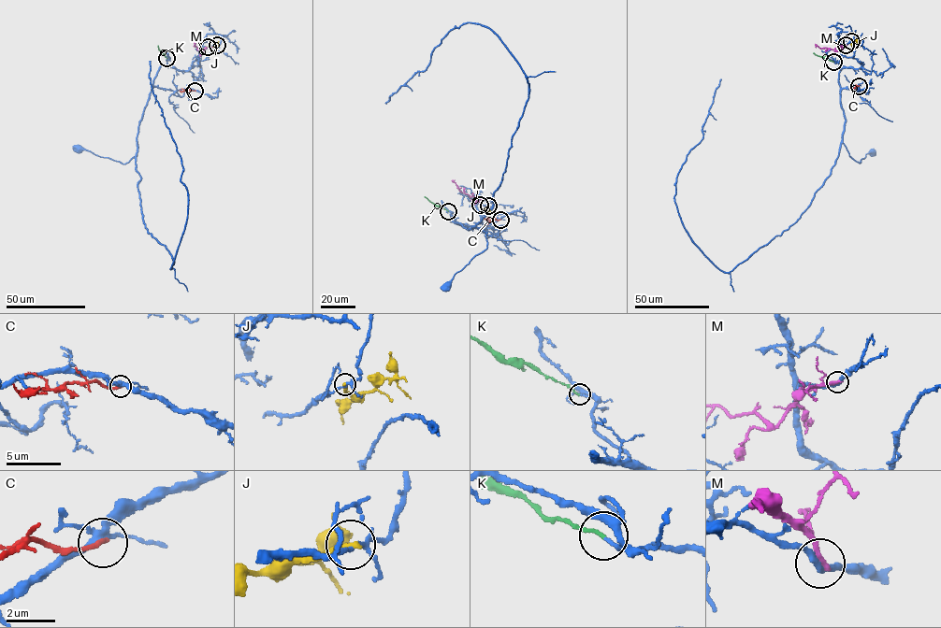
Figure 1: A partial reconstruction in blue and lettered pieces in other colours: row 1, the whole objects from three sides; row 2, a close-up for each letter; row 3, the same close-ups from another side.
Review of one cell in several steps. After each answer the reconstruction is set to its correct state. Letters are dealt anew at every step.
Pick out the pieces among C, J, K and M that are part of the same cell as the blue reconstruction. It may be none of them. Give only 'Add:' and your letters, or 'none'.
Add: none

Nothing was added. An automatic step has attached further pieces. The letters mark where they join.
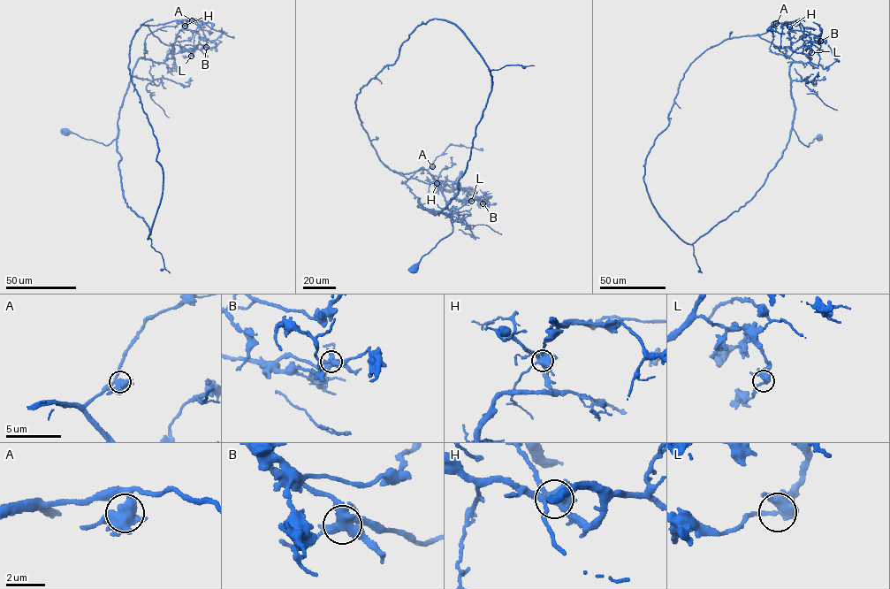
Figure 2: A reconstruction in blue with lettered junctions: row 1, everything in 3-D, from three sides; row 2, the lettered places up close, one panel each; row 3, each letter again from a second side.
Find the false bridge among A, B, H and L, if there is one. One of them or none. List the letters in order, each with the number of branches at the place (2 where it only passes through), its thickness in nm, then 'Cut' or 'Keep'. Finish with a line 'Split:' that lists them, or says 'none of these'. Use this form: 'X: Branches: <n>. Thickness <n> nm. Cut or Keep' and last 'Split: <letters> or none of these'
A: Branches: 5. Thickness 500 nm. Keep
B: Branches: 6. Thickness 480 nm. Keep
H: Branches: 7. Thickness 500 nm. Keep
L: Branches: 5. Thickness 400 nm. Keep
Split: none of these

